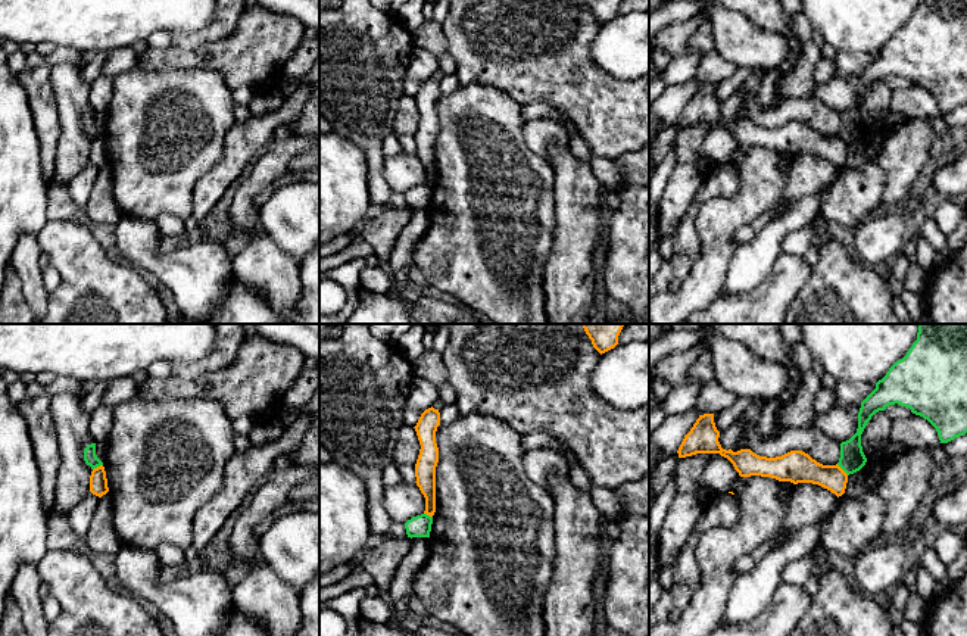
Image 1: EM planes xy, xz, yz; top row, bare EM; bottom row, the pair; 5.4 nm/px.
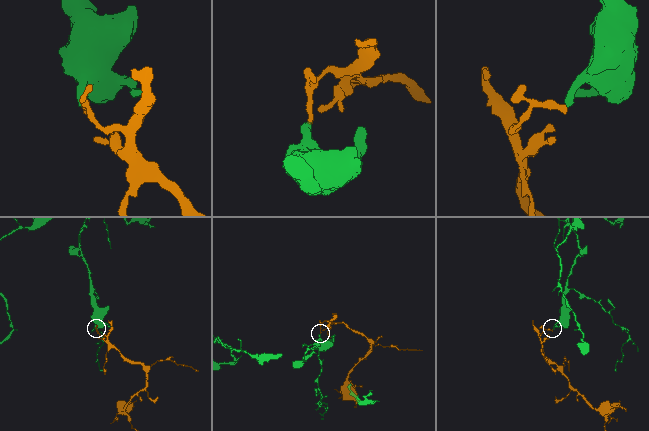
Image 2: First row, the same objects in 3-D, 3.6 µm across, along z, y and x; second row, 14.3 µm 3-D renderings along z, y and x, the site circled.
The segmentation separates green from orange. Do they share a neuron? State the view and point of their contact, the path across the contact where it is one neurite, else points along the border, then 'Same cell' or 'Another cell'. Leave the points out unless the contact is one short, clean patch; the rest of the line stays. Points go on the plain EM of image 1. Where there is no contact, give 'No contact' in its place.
Touches green at yz (842, 139). Boundary: yz (836, 134), (848, 145). Another cell

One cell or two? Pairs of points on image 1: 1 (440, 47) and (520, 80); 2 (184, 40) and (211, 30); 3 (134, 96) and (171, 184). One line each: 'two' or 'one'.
1: two
2: one
3: one

